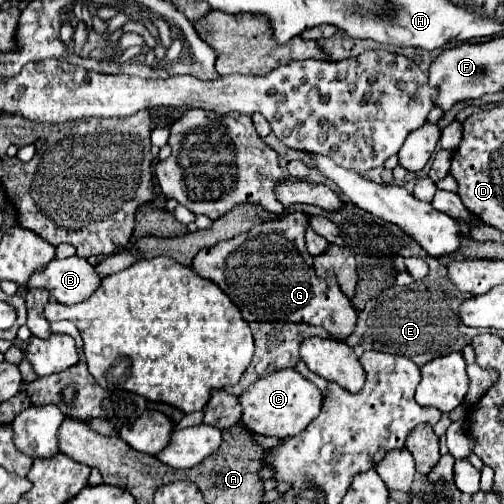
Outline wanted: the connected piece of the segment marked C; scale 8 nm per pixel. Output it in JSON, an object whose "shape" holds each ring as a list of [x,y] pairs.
{"shape":[[[293,368],[271,372],[271,376],[259,378],[255,384],[251,384],[251,388],[247,388],[239,396],[239,404],[243,408],[241,422],[255,434],[277,438],[295,436],[301,430],[305,430],[313,418],[319,416],[321,400],[323,400],[321,390],[313,382],[305,380]]]}

